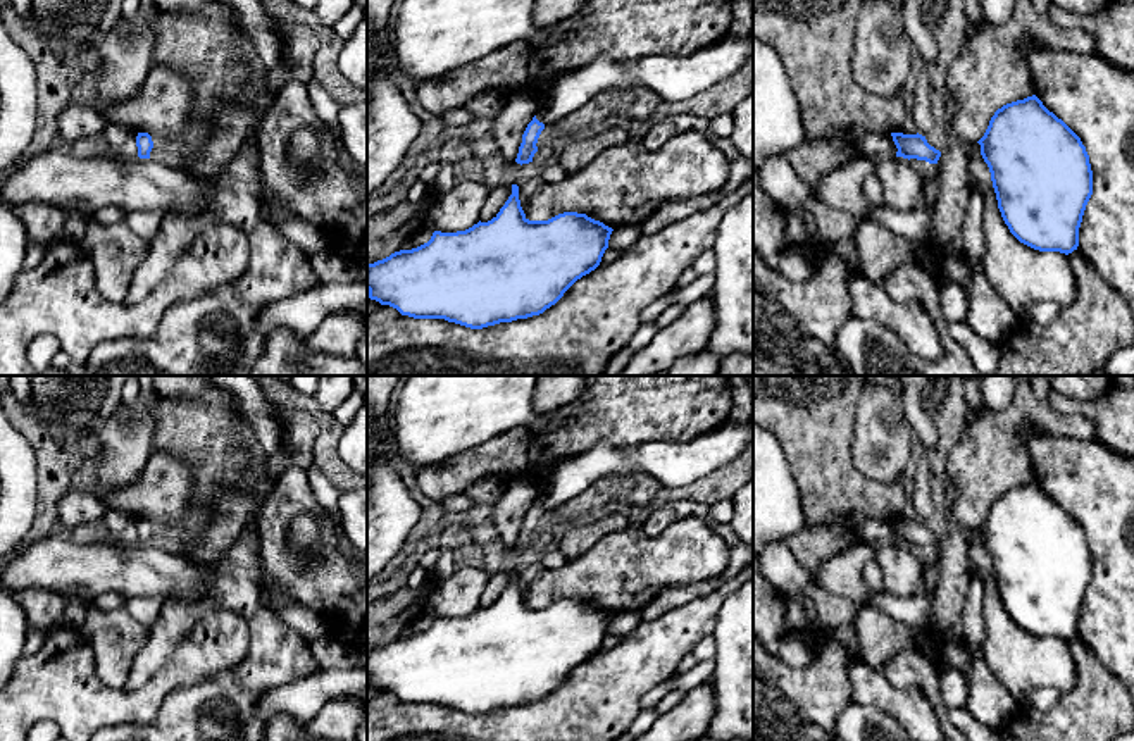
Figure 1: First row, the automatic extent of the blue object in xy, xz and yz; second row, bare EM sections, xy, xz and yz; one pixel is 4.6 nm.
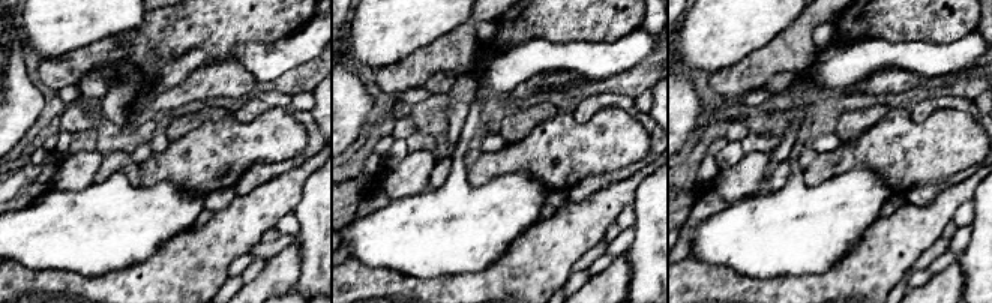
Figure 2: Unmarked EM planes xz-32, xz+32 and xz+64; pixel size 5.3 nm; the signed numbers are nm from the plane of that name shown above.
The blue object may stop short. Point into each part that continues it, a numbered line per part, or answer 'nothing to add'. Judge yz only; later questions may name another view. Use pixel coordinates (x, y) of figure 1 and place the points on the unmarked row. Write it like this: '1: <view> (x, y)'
nothing to add

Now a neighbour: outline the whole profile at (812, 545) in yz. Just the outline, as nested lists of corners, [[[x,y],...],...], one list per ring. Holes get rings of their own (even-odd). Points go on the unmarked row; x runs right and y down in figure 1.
[[[810,526],[782,541],[805,569],[817,569],[824,560],[846,550],[857,534],[844,526]]]

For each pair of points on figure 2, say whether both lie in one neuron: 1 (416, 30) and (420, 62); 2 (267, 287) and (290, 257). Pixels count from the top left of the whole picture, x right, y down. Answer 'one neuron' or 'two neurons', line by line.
1: two neurons
2: one neuron

